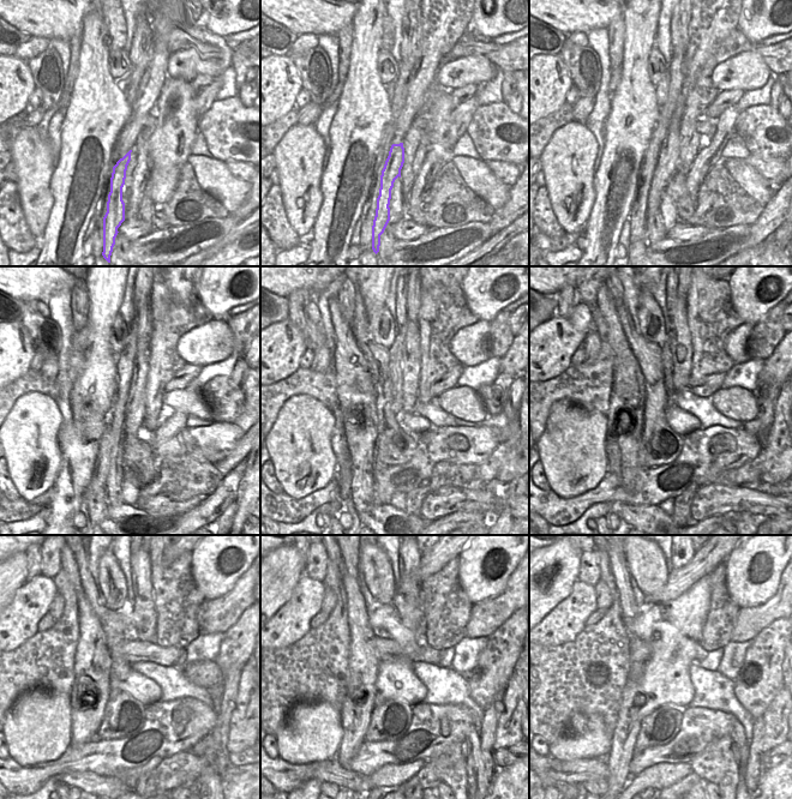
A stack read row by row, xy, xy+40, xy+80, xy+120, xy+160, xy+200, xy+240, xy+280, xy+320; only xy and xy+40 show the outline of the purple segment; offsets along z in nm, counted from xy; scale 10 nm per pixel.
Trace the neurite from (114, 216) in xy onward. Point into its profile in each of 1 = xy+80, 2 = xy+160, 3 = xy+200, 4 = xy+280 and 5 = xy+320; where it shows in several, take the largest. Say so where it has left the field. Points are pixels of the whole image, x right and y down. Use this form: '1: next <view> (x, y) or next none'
1: next xy+80 (668, 154)
2: next xy+160 (412, 335)
3: next xy+200 (680, 346)
4: next xy+280 (407, 601)
5: next xy+320 (679, 559)

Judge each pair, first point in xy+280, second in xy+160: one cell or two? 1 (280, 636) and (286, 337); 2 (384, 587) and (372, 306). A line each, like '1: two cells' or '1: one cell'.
1: one cell
2: two cells

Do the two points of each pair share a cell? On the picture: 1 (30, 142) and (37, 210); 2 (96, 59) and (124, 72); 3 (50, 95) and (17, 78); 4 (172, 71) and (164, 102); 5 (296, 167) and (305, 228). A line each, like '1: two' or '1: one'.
1: one
2: two
3: two
4: two
5: one

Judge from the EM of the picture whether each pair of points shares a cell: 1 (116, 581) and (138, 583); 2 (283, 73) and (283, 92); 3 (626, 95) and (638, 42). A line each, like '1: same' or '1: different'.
1: different
2: same
3: same

